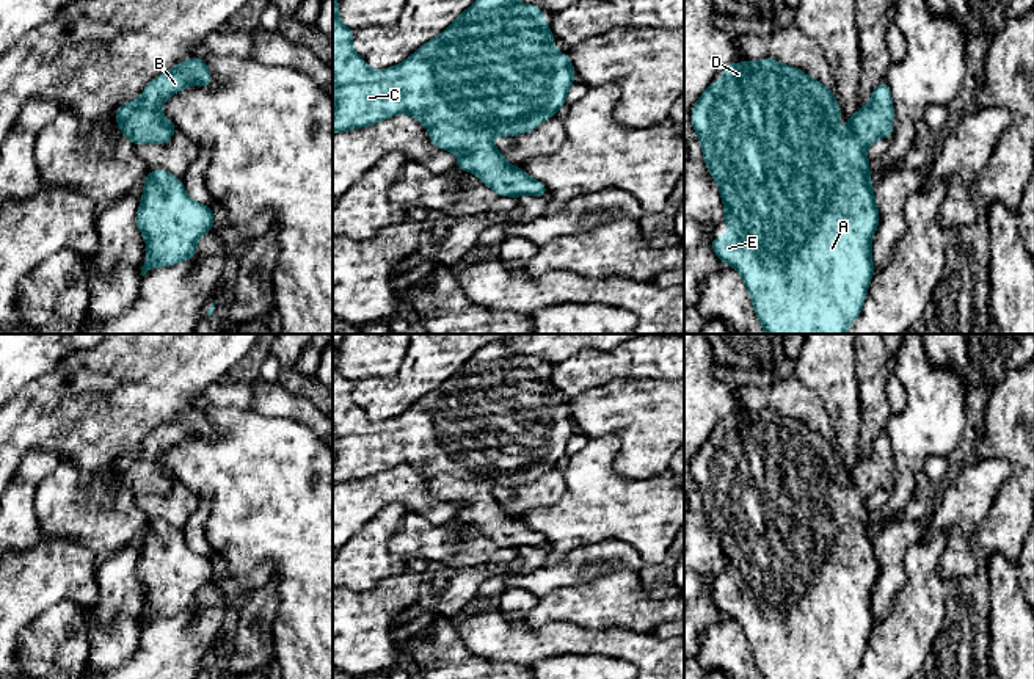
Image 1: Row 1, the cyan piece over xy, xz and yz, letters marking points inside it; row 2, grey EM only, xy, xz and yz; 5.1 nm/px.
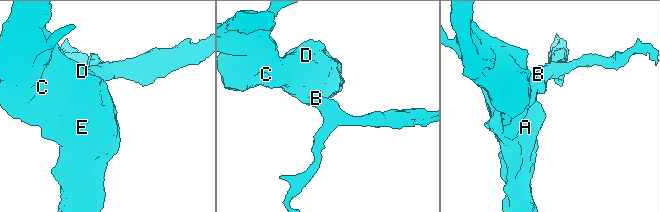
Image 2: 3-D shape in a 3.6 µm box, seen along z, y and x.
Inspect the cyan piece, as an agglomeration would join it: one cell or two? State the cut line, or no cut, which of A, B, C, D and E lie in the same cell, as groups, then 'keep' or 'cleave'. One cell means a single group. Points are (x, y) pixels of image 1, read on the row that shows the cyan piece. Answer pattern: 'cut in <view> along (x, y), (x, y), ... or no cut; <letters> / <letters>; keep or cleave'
no cut; A B C D E; keep

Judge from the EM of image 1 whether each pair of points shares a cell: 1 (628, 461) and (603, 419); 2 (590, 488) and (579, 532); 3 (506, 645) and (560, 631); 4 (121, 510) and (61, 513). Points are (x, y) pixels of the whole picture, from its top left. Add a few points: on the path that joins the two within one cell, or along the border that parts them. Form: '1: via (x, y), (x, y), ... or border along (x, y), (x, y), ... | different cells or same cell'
1: via (629, 446), (629, 425), (618, 419) | same cell
2: via (590, 499), (590, 510), (579, 521) | same cell
3: via (520, 643), (546, 642) | same cell
4: via (107, 510), (102, 513), (76, 513) | same cell

